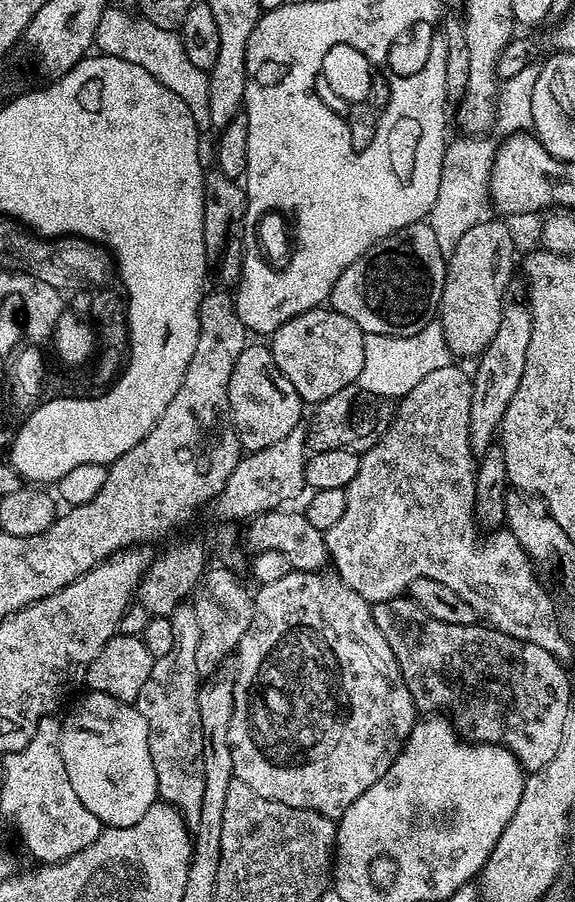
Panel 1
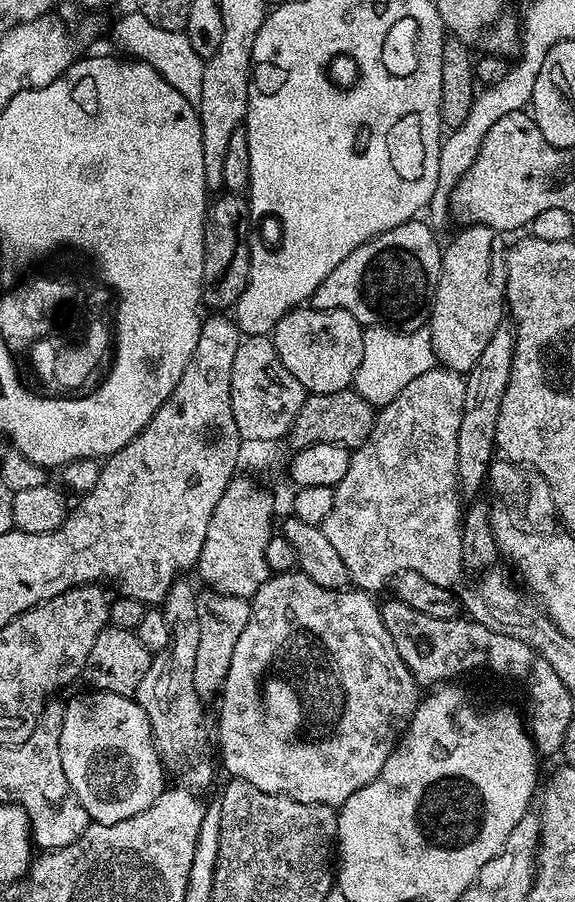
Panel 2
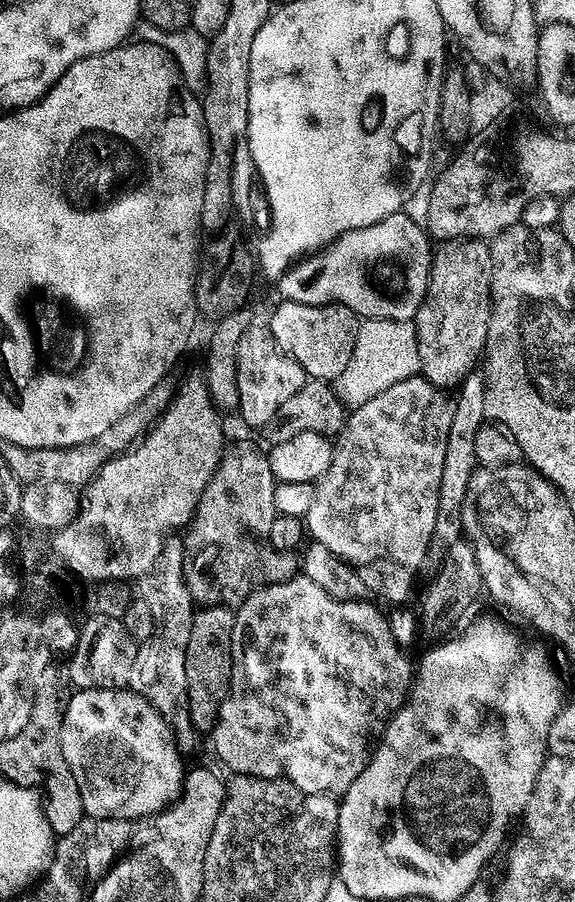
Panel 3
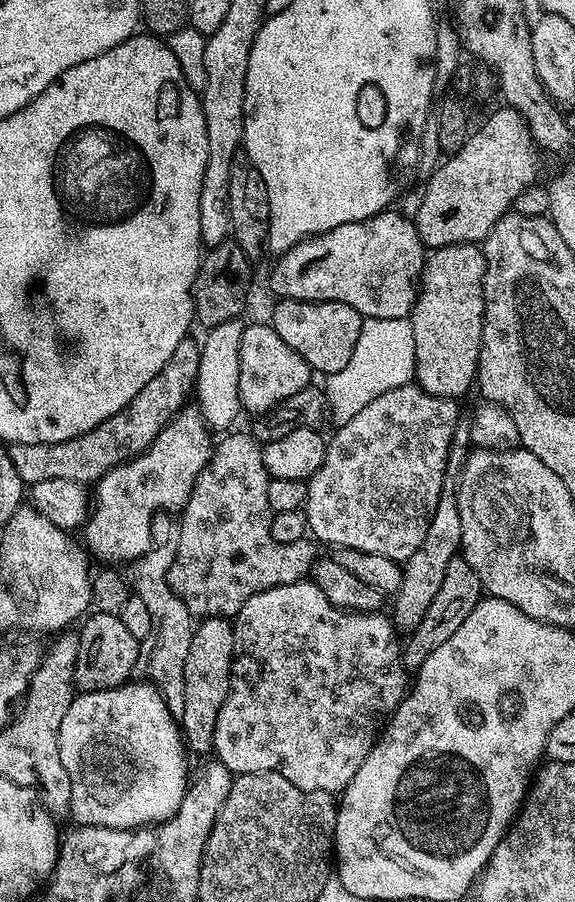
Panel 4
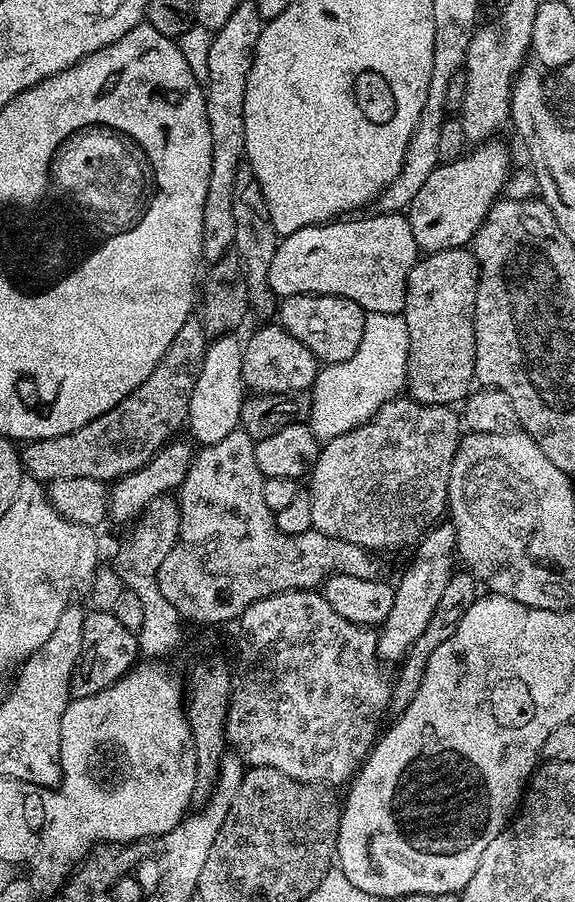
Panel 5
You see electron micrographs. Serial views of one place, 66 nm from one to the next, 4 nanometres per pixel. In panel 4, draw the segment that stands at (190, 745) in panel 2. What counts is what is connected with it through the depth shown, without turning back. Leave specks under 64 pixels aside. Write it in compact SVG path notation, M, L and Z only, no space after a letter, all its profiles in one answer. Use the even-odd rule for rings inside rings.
M168 514L157 516L152 522L152 549L142 559L135 561L134 567L131 569L131 571L133 570L132 576L130 575L130 584L134 589L134 594L138 598L142 598L142 602L146 602L152 619L152 634L143 645L142 659L139 661L138 668L141 673L144 671L143 679L160 691L160 697L165 700L172 715L177 718L184 709L184 667L186 666L186 654L190 654L190 638L194 627L193 614L186 606L184 599L176 593L173 581L170 579L174 572L179 545L179 523Z

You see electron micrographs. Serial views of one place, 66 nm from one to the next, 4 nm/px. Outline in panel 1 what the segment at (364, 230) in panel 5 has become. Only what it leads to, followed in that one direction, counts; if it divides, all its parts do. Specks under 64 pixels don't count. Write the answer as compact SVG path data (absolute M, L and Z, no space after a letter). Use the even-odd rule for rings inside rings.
M427 222L411 224L400 232L382 238L366 254L362 254L334 282L330 297L330 307L338 314L346 314L350 322L357 324L366 334L386 334L387 336L409 336L418 334L422 326L437 319L444 285L446 257L438 248L434 231Z

